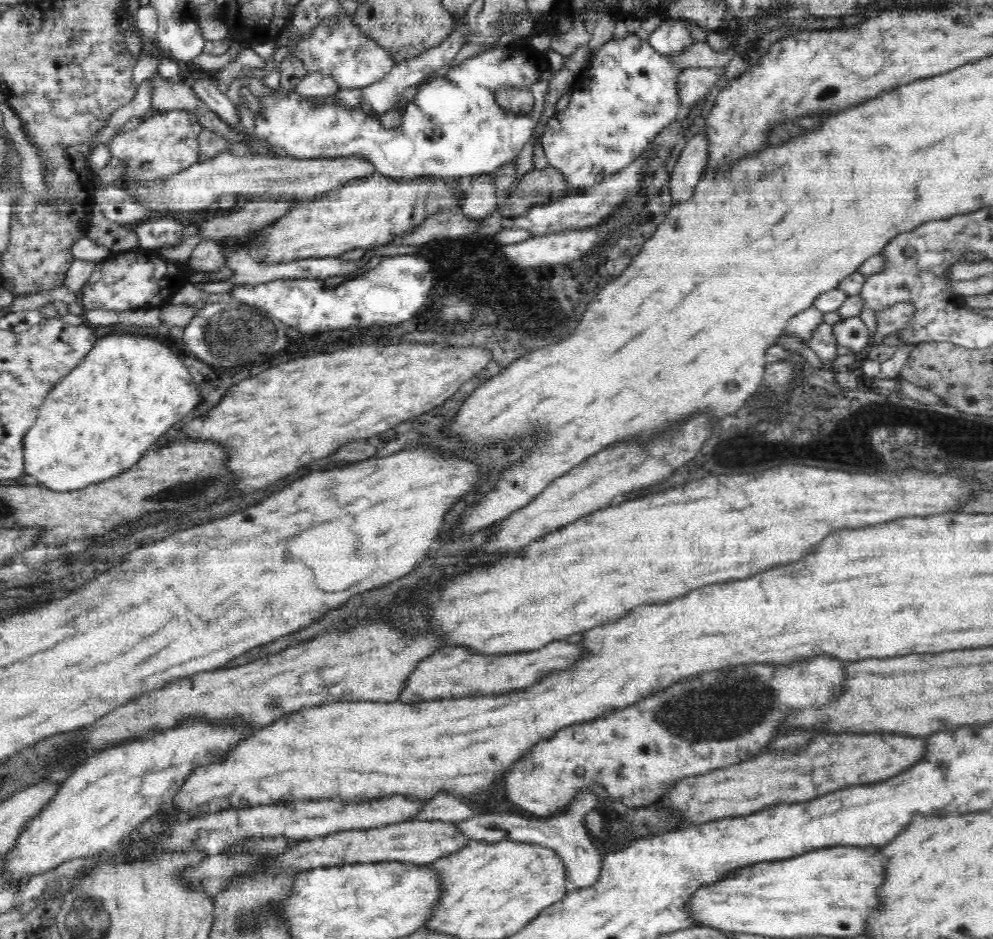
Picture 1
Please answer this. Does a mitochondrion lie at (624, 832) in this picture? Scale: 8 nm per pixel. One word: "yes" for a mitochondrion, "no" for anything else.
yes

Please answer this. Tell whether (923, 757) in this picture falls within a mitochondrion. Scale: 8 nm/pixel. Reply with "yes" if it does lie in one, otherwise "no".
no

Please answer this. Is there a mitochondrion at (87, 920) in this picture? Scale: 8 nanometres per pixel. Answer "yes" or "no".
yes

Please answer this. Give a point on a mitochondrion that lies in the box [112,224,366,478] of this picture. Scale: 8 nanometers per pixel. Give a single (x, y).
(235, 333)

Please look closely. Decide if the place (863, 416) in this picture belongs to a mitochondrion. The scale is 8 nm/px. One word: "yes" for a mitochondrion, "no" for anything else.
yes

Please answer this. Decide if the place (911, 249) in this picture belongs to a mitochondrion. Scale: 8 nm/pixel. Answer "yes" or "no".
yes

